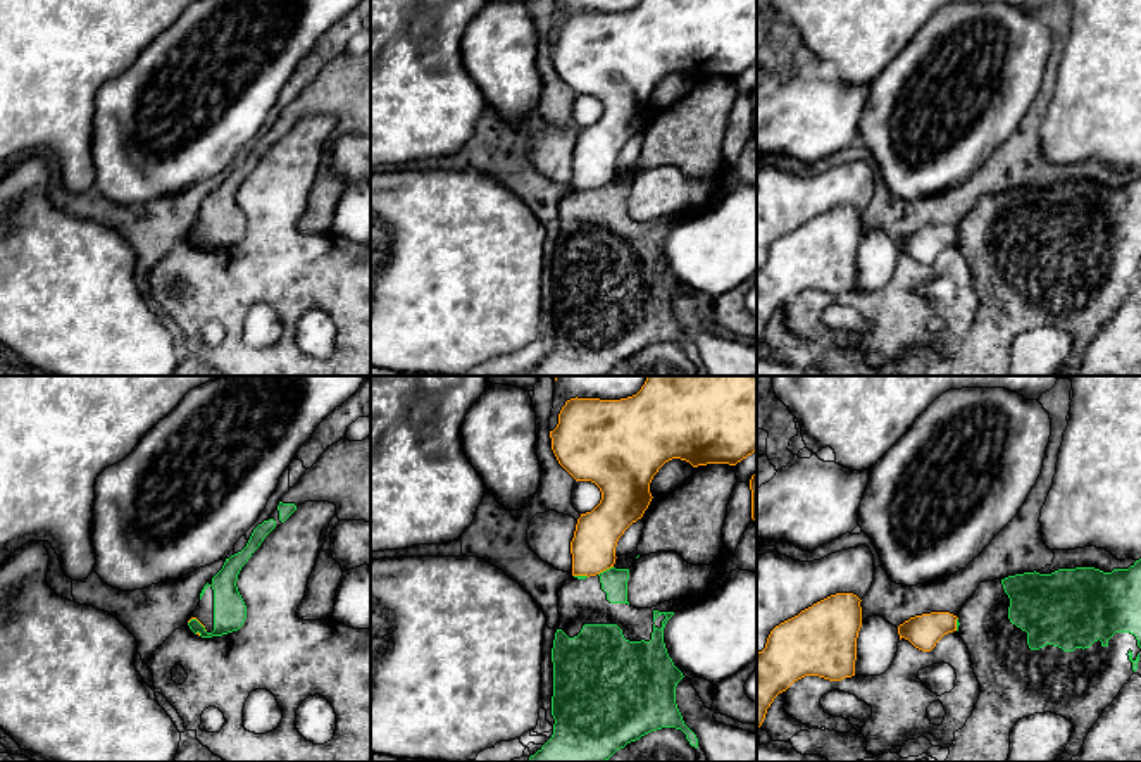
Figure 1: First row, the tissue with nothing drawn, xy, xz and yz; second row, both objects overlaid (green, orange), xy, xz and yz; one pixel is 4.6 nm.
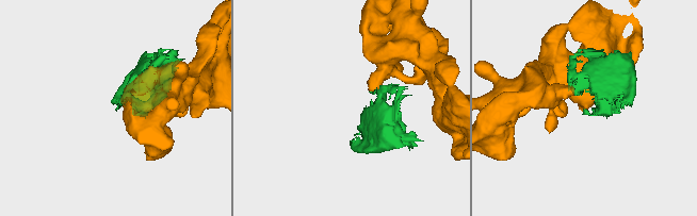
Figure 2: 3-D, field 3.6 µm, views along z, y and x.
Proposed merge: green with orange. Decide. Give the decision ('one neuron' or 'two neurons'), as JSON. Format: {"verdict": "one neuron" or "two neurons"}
{"verdict": "two neurons"}

